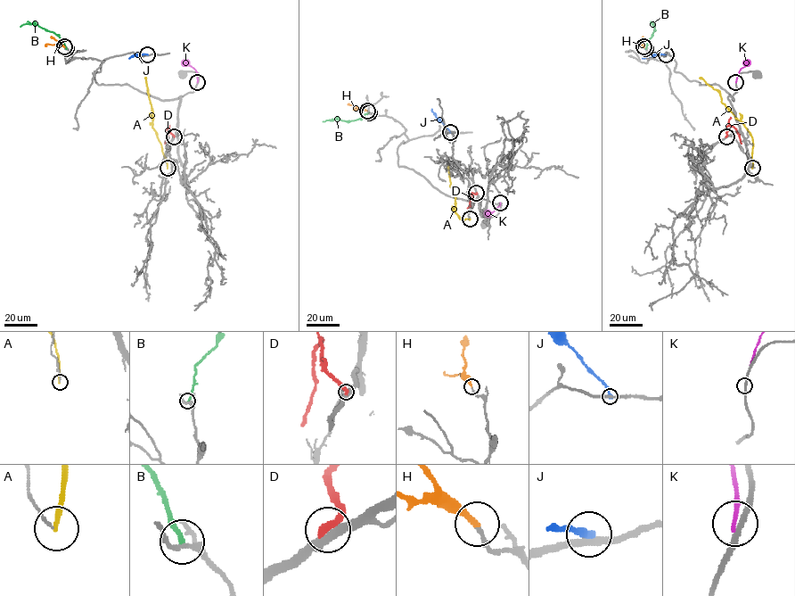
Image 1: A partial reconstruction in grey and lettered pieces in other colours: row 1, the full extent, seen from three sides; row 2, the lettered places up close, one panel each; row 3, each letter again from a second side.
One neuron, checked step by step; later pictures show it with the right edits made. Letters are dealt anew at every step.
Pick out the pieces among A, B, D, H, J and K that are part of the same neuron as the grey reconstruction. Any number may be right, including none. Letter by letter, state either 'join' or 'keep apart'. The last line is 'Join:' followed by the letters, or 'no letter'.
A: keep apart
B: keep apart
D: keep apart
H: join
J: keep apart
K: keep apart
Join: H

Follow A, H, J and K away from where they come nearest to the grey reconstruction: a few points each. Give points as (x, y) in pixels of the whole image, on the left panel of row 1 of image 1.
A: (168, 169), (161, 144), (152, 127), (152, 111), (145, 78)
H: (64, 46), (45, 45)
J: (147, 54), (136, 53), (129, 58)
K: (197, 82), (196, 70), (182, 61)

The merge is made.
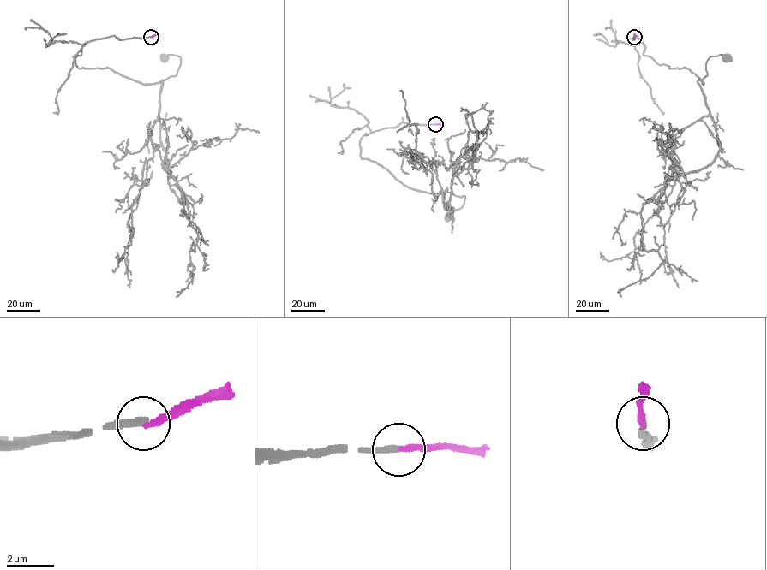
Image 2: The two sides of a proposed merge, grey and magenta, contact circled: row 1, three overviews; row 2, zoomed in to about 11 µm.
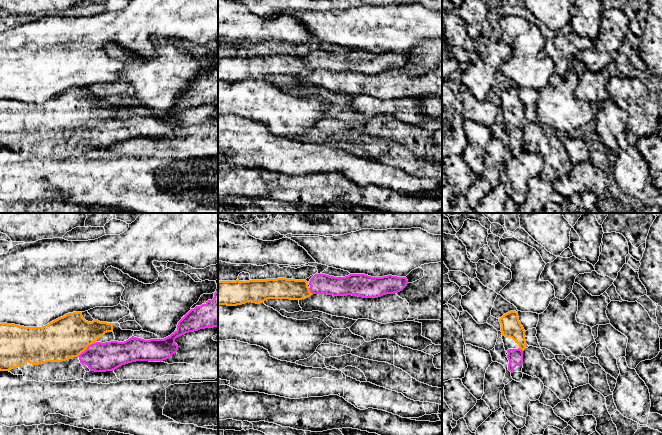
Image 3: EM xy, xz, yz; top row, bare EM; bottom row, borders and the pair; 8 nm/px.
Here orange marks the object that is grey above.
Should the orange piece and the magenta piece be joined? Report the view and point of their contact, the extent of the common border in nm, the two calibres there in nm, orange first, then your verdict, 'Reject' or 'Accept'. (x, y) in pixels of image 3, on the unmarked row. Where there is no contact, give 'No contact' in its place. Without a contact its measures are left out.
Touches orange at xy (86, 124). Shared border 200 nm. Thickness 340 nm (orange) against 240 nm. Accept

